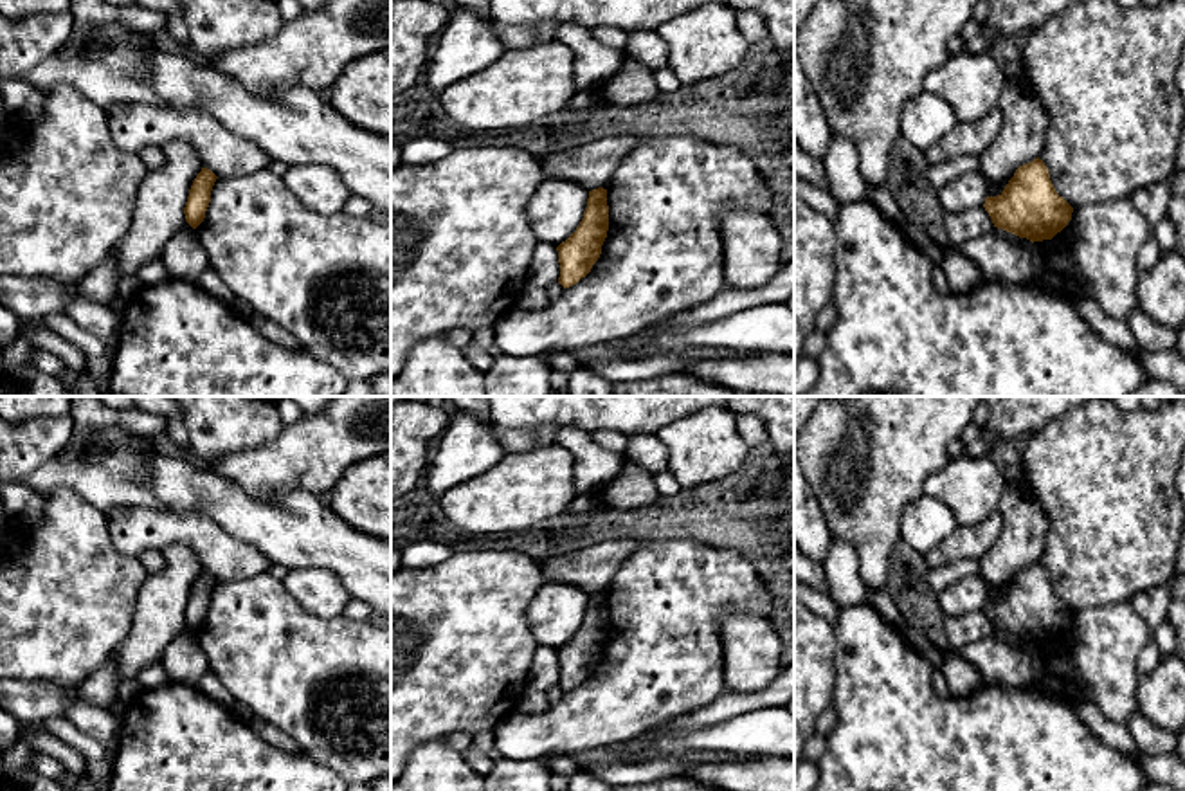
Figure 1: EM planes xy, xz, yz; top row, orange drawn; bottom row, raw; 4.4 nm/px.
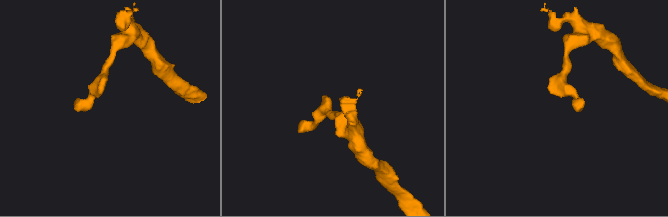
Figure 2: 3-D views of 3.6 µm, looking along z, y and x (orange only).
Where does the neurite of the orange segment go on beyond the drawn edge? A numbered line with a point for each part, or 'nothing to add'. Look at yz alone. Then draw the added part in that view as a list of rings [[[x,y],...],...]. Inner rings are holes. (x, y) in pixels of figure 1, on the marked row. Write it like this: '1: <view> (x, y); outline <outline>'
nothing to add

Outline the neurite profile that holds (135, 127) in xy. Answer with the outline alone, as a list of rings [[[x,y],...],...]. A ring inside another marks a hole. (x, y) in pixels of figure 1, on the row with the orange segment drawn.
[[[157,105],[117,106],[106,114],[119,150],[139,153],[171,141],[189,142],[218,178],[247,177],[267,169],[272,159],[258,144],[232,133],[202,110],[176,110]]]

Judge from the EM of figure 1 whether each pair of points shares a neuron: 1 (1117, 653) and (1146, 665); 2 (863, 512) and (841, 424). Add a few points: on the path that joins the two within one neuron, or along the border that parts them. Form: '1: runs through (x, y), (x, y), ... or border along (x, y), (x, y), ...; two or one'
1: border along (1151, 638), (1139, 658), (1139, 676); two
2: runs through (863, 490), (849, 472), (849, 445); one

